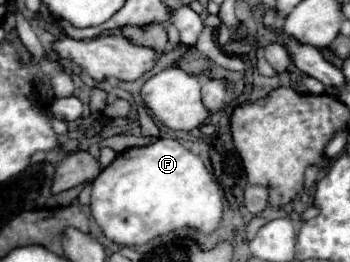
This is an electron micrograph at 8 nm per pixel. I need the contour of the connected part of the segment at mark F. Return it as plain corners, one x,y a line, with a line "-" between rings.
158,138
140,148
128,148
92,182
92,216
104,236
120,246
140,246
174,228
194,228
212,234
222,218
222,188
204,162
178,140

